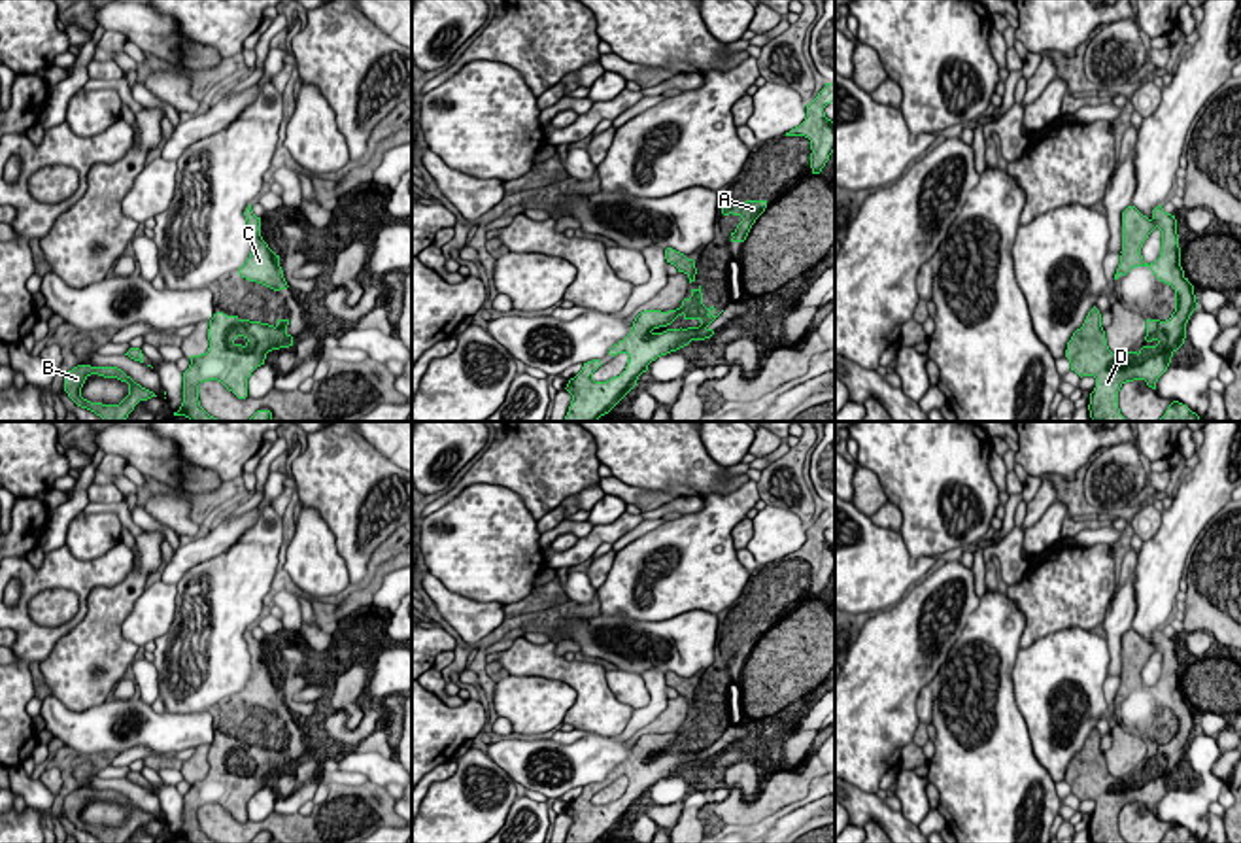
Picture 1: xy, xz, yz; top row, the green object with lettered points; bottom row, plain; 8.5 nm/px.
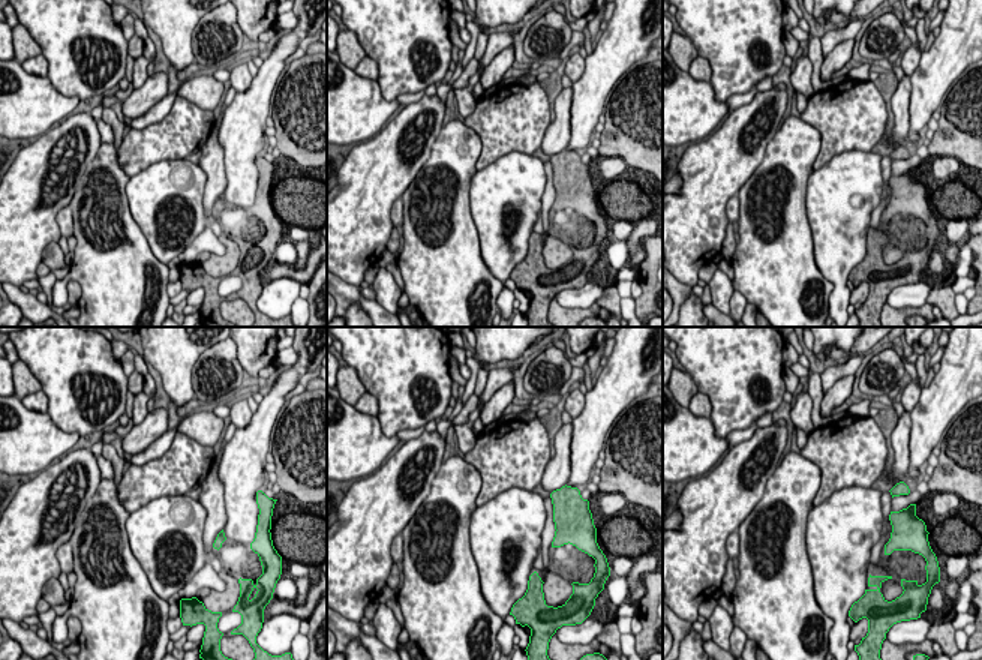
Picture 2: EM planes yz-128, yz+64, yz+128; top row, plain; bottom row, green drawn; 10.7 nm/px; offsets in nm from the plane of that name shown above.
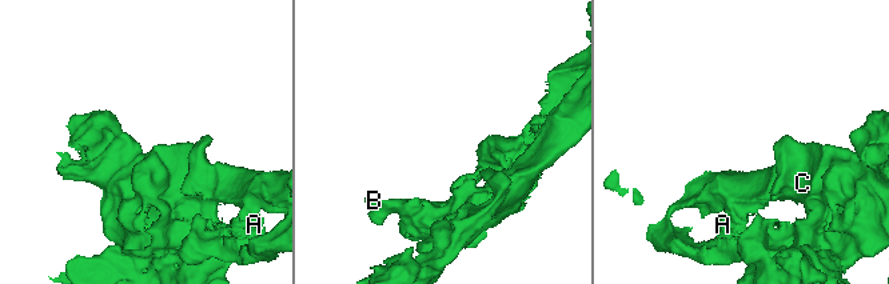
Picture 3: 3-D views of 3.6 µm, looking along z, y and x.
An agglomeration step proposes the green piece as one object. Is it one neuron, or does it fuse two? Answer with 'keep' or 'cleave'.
keep

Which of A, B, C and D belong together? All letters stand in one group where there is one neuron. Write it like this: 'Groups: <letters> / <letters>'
Groups: A B C D

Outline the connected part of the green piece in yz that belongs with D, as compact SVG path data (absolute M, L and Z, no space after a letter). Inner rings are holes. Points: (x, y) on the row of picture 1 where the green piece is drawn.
M1162 204L1152 217L1143 215L1135 206L1122 212L1122 251L1114 280L1135 267L1148 267L1154 276L1175 289L1175 312L1169 319L1147 319L1148 342L1139 352L1113 353L1101 327L1101 314L1094 306L1082 327L1067 342L1065 357L1080 378L1094 376L1096 387L1090 393L1092 422L1128 422L1118 408L1118 391L1126 382L1145 380L1156 389L1158 378L1167 370L1173 353L1184 344L1186 323L1198 308L1194 285L1181 267L1177 219ZM1154 229L1162 231L1162 251L1154 263L1145 263L1141 248Z

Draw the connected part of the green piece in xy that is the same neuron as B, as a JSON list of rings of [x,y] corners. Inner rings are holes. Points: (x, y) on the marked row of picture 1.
[[[77,365],[72,370],[68,370],[64,376],[64,391],[77,406],[94,412],[96,416],[102,418],[102,422],[125,422],[140,401],[157,397],[153,391],[136,384],[130,376],[127,376],[117,367],[91,367],[91,365]],[[91,374],[127,382],[128,395],[119,404],[102,404],[83,399],[81,387]]]

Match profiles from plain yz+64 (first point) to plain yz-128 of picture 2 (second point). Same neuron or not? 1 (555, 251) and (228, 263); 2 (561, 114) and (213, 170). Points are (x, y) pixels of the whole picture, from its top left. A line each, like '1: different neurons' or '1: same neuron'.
1: same neuron
2: same neuron

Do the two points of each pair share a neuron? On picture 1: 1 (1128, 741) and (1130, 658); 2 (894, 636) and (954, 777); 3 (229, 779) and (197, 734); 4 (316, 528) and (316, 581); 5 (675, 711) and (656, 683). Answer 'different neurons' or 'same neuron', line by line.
1: different neurons
2: different neurons
3: different neurons
4: same neuron
5: different neurons

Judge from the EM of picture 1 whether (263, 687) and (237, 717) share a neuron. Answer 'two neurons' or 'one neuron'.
one neuron

